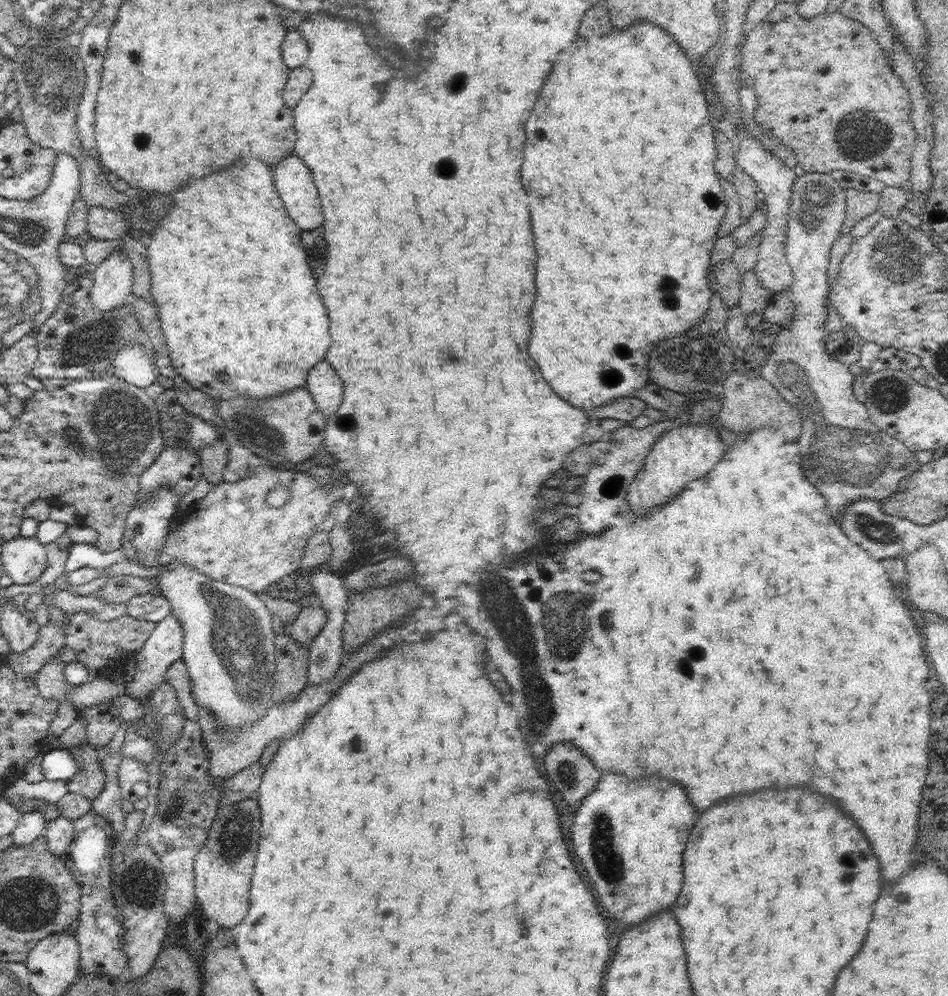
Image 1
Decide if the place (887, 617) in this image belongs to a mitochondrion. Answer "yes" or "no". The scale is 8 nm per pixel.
no

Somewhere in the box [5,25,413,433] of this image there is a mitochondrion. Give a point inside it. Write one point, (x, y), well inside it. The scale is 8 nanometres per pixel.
(52, 76)

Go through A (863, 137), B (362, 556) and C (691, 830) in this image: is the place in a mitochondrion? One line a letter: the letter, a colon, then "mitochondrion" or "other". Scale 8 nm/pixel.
A: mitochondrion
B: other
C: other

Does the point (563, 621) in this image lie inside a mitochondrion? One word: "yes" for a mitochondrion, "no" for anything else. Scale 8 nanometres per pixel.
yes

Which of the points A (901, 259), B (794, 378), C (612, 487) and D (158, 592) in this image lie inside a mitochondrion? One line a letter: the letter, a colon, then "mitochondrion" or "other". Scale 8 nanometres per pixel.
A: mitochondrion
B: mitochondrion
C: mitochondrion
D: other

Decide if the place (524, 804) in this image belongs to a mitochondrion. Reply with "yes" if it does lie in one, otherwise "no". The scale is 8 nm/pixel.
no

